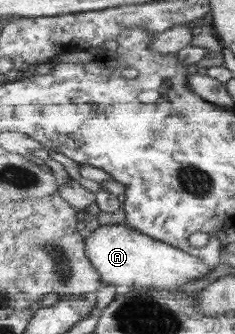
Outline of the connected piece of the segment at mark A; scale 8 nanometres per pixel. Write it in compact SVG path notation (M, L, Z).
M126 222L98 226L86 234L86 249L92 265L100 271L103 285L121 286L139 289L176 289L189 281L208 275L212 269L204 259L186 253L183 249L158 241L148 234L142 233Z

